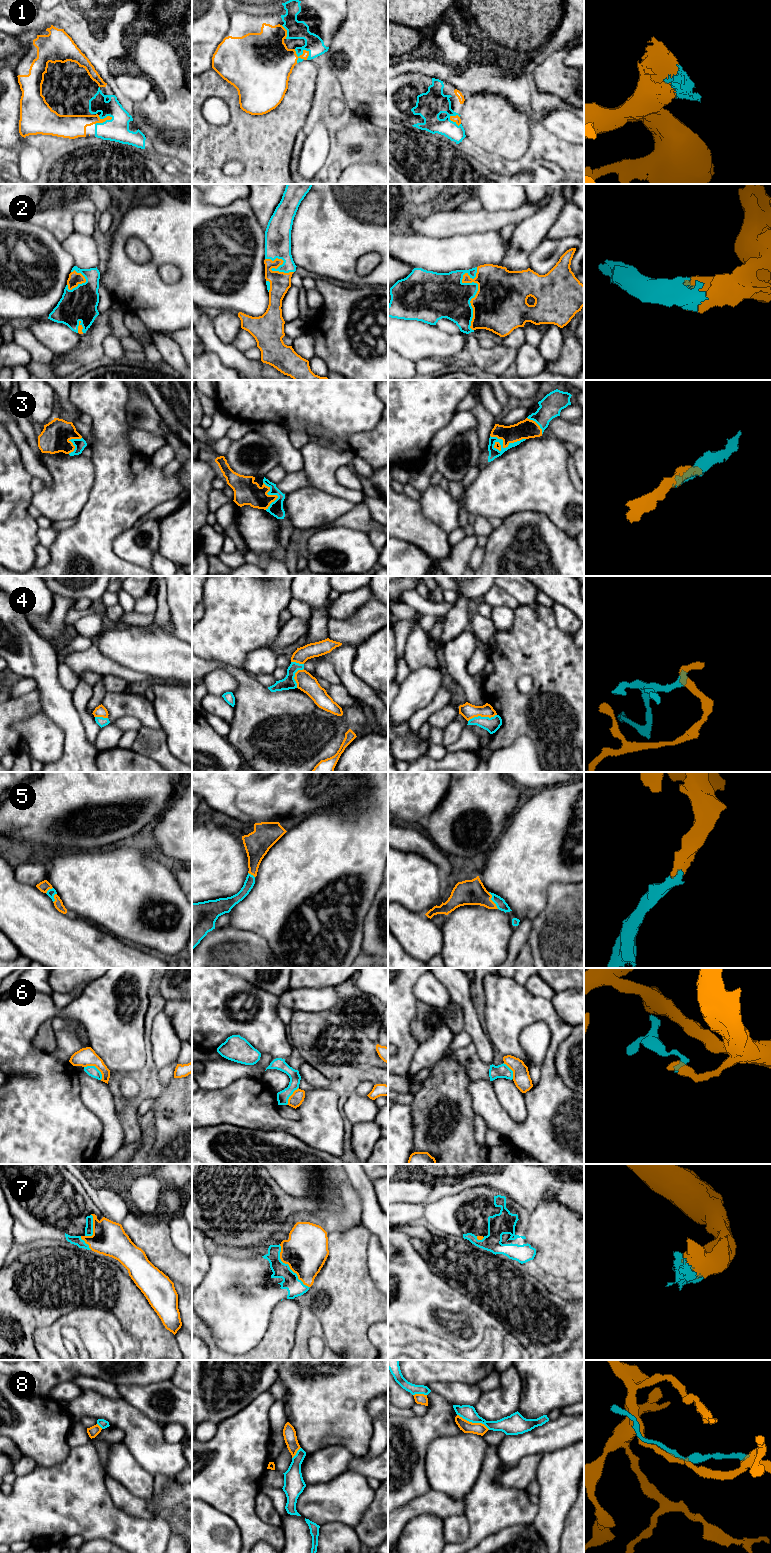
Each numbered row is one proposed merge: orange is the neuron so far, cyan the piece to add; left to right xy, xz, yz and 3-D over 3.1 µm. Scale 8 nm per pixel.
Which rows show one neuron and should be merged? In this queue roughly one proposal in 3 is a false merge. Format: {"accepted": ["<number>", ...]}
{"accepted": ["1", "2", "3", "5", "7"]}

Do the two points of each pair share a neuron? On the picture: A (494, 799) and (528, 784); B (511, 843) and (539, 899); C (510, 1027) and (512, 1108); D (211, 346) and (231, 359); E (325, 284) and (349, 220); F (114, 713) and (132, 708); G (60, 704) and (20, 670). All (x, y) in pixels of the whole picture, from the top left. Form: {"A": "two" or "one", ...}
{"A": "two", "B": "one", "C": "two", "D": "one", "E": "two", "F": "one", "G": "one"}

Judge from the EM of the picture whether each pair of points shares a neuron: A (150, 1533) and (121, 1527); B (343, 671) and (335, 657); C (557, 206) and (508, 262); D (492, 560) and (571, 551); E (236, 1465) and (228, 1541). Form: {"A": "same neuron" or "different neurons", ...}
{"A": "same neuron", "B": "same neuron", "C": "same neuron", "D": "same neuron", "E": "different neurons"}

